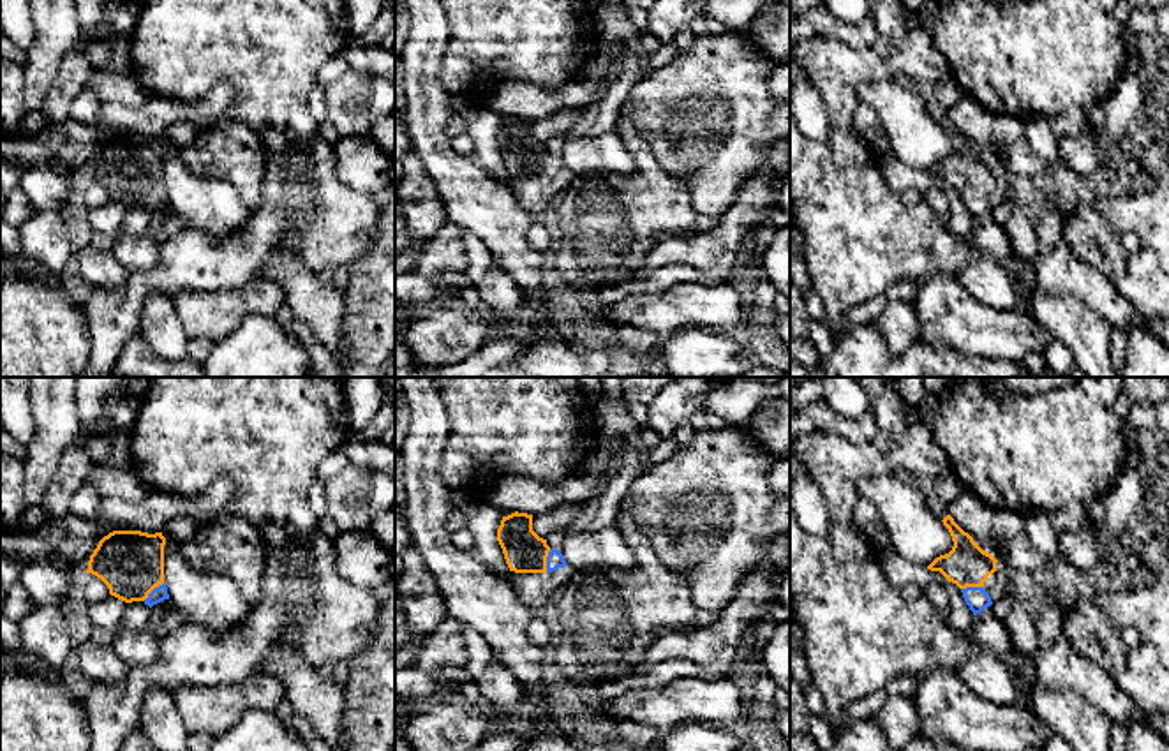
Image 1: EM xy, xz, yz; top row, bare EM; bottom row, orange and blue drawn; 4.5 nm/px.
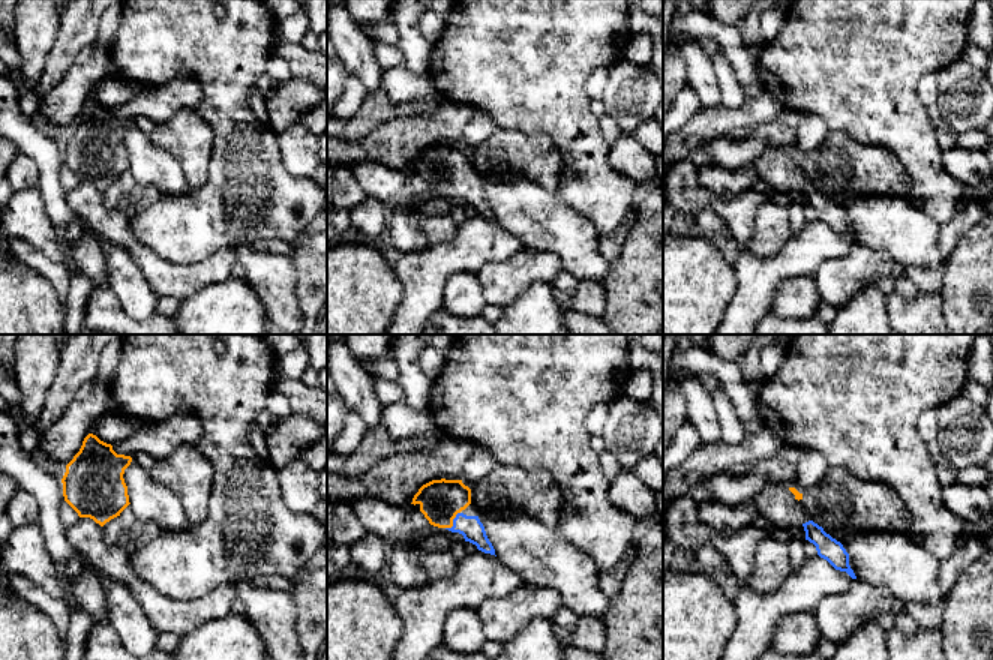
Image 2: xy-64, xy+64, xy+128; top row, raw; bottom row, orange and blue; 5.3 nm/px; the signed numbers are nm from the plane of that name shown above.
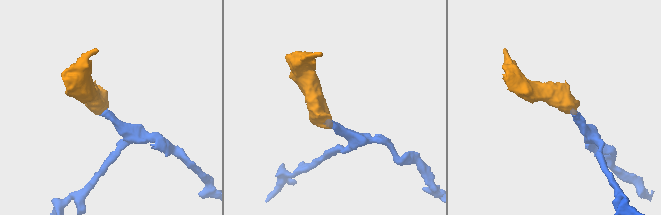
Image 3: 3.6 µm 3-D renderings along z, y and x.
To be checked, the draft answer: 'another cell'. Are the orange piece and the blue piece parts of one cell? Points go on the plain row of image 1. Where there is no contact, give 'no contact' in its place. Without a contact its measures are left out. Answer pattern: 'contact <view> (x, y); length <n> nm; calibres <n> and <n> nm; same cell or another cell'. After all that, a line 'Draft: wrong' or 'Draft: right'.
contact xz (545, 166); length 110 nm; calibres 190 and 80 nm; same cell
Draft: wrong

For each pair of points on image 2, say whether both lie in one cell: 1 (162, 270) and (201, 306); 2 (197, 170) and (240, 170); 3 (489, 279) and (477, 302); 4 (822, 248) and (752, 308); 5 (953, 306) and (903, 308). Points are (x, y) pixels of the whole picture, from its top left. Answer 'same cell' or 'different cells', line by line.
1: different cells
2: different cells
3: different cells
4: same cell
5: different cells

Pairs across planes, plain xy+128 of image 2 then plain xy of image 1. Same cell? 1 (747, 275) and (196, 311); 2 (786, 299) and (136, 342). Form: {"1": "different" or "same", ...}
{"1": "different", "2": "different"}

